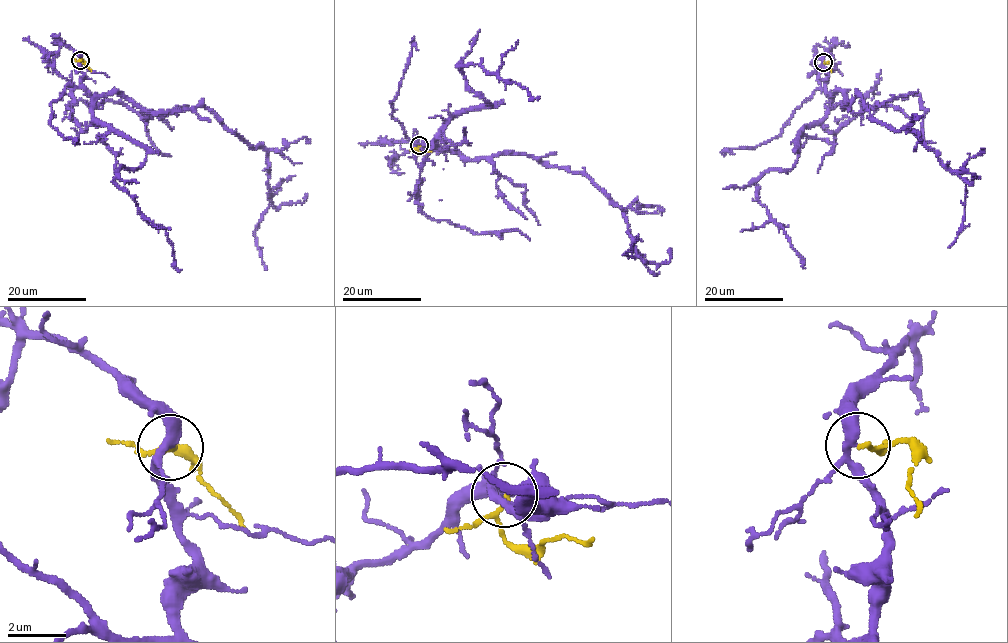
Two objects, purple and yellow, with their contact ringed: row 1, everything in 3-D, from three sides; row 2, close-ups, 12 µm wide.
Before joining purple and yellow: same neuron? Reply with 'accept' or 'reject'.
accept

